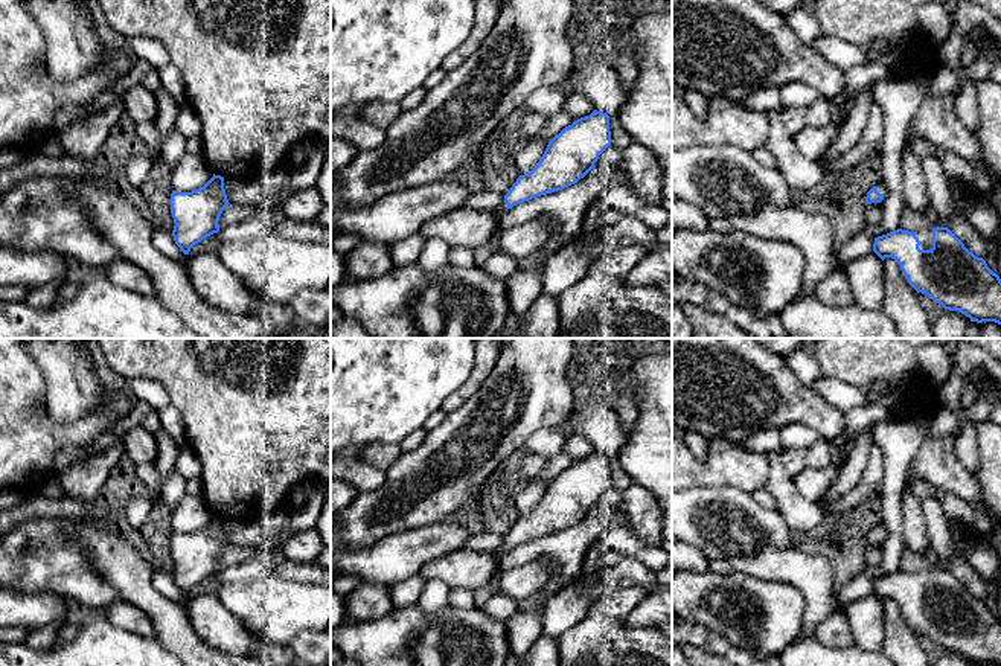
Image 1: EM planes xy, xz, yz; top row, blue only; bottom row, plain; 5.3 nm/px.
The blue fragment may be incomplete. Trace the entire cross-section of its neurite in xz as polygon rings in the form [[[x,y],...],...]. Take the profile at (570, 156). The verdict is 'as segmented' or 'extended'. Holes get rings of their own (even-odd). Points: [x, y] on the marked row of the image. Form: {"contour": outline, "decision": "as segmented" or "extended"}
{"contour": [[[594,110],[565,126],[547,145],[536,166],[520,175],[494,210],[498,216],[532,198],[562,191],[591,169],[599,155],[611,145],[609,116]]], "decision": "extended"}

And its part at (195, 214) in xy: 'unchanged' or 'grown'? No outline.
unchanged

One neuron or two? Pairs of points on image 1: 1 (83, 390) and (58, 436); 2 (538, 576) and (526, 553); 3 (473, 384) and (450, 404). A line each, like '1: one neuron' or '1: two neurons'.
1: two neurons
2: two neurons
3: one neuron

